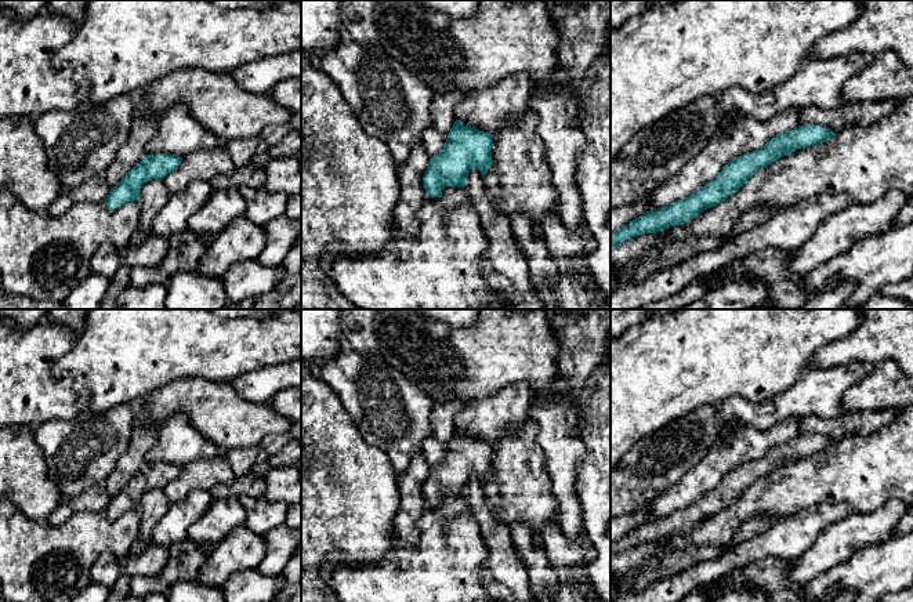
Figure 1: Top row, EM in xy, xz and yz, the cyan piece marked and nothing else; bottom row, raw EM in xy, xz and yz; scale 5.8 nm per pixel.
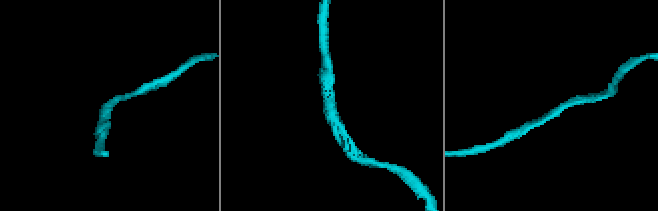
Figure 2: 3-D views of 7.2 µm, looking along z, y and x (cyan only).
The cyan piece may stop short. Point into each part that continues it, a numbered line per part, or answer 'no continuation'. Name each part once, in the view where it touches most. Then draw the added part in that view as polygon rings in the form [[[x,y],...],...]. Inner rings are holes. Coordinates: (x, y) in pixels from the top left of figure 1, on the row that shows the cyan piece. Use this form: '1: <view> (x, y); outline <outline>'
no continuation

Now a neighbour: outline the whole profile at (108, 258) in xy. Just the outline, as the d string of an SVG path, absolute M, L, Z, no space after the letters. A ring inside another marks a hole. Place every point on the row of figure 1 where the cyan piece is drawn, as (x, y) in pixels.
M151 235L140 244L117 247L110 243L101 244L91 257L91 271L112 279L122 268L149 268L160 264L169 251L169 239Z

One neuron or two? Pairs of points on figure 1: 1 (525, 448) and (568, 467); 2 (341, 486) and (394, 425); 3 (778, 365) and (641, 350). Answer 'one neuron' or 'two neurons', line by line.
1: two neurons
2: two neurons
3: one neuron

